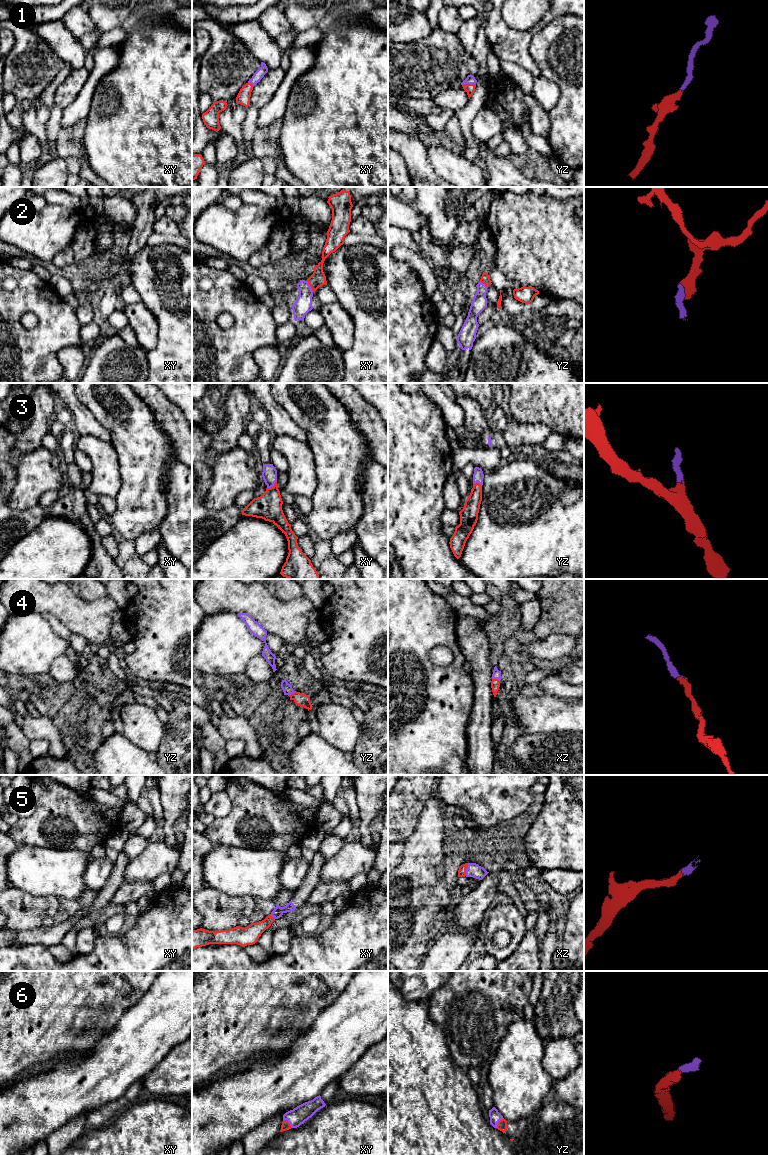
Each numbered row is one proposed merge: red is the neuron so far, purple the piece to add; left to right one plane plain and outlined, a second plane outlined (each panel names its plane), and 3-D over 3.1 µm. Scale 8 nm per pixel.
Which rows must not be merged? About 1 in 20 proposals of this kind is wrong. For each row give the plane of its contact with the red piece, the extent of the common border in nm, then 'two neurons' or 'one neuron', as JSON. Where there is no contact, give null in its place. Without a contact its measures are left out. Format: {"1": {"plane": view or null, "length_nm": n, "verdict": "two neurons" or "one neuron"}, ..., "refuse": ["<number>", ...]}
{"1": {"plane": "yz", "length_nm": 110, "verdict": "one neuron"}, "2": {"plane": "xy", "length_nm": 110, "verdict": "one neuron"}, "3": {"plane": "xy", "length_nm": 100, "verdict": "one neuron"}, "4": {"plane": "xz", "length_nm": 70, "verdict": "one neuron"}, "5": {"plane": "xz", "length_nm": 110, "verdict": "one neuron"}, "6": {"plane": "xy", "length_nm": 100, "verdict": "one neuron"}, "refuse": []}

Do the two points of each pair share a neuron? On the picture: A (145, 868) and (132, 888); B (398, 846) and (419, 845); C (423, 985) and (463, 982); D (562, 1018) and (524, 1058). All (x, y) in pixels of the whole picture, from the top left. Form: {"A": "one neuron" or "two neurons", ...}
{"A": "two neurons", "B": "two neurons", "C": "two neurons", "D": "two neurons"}

